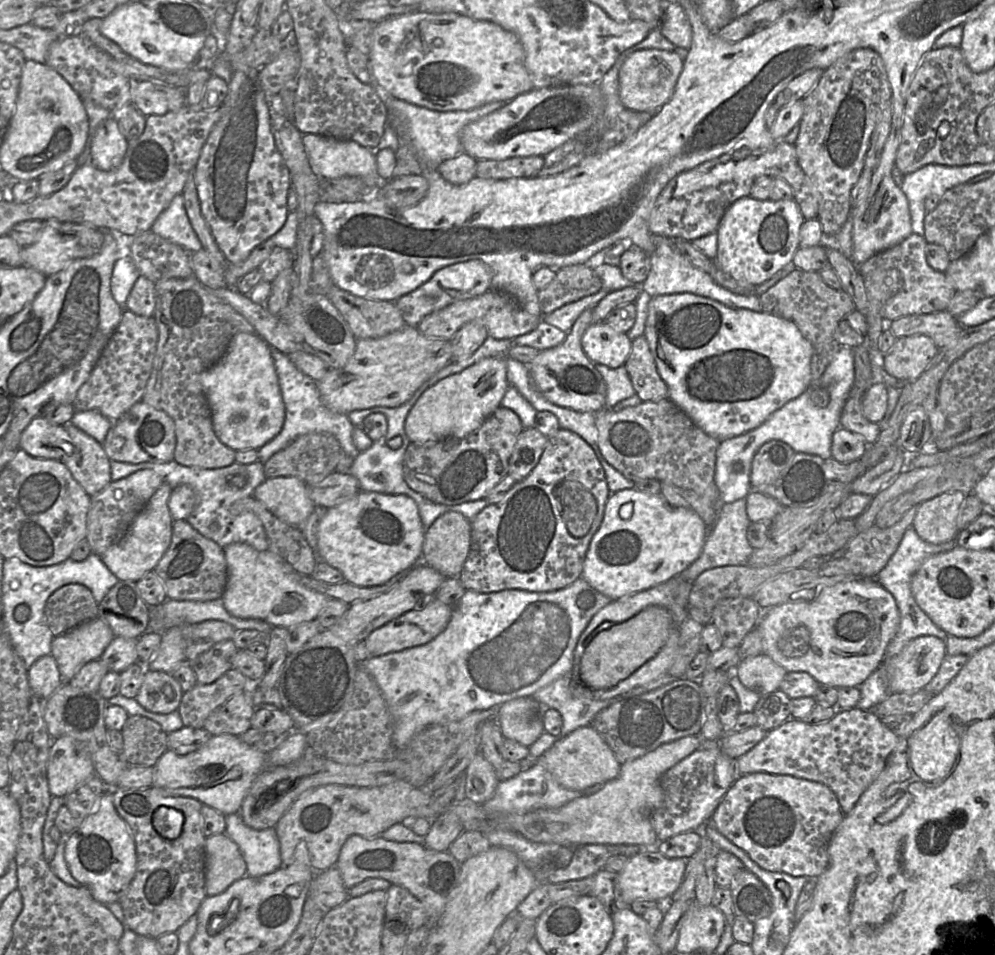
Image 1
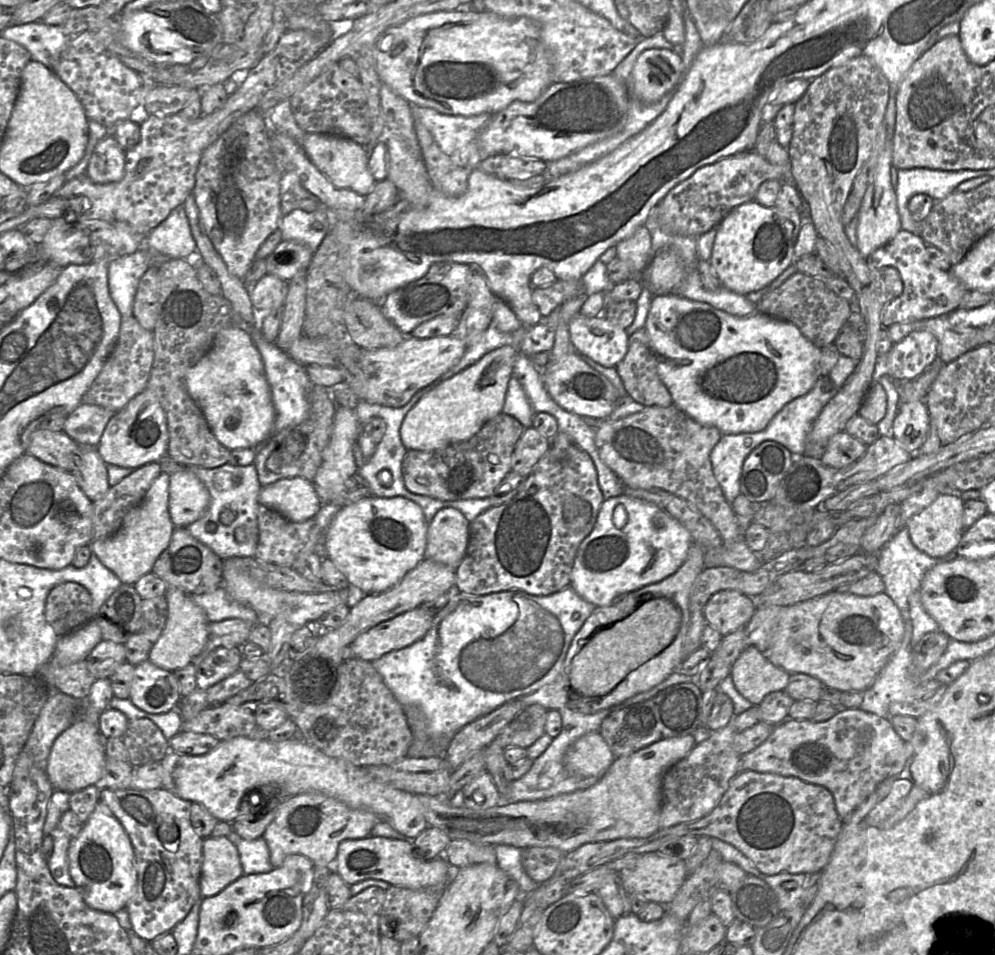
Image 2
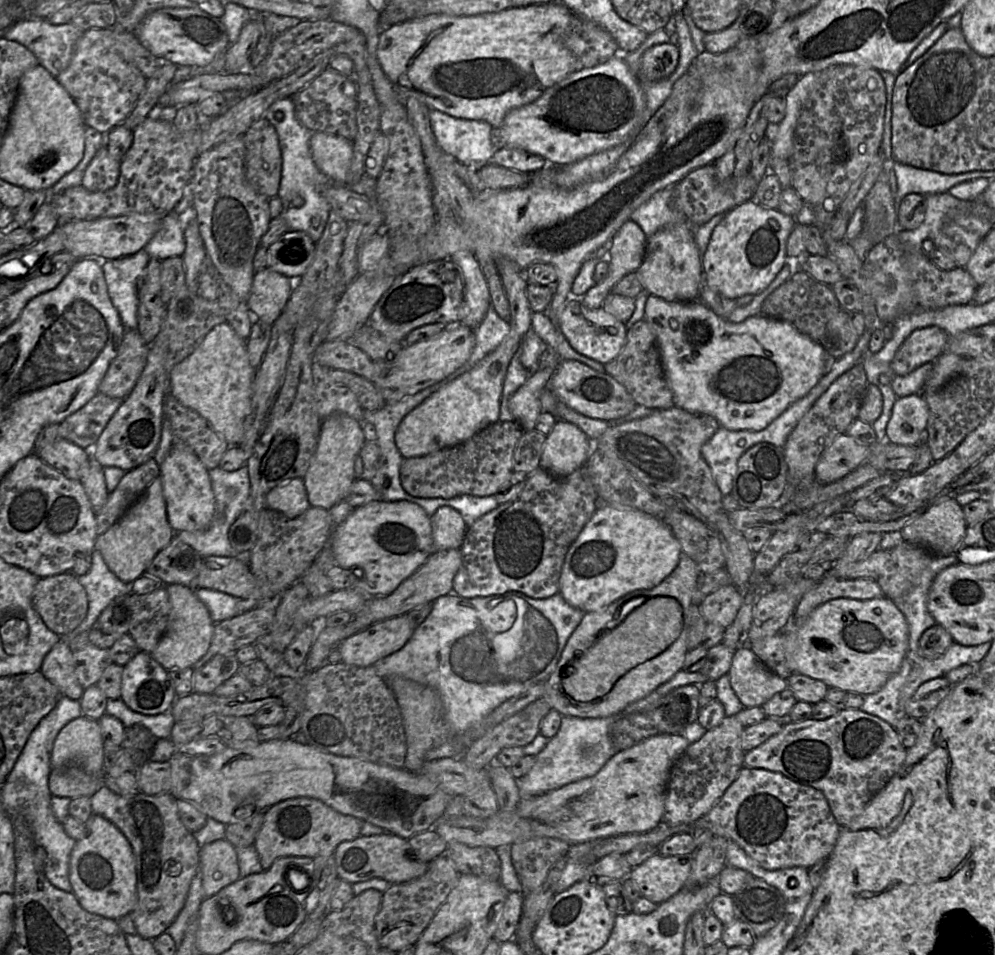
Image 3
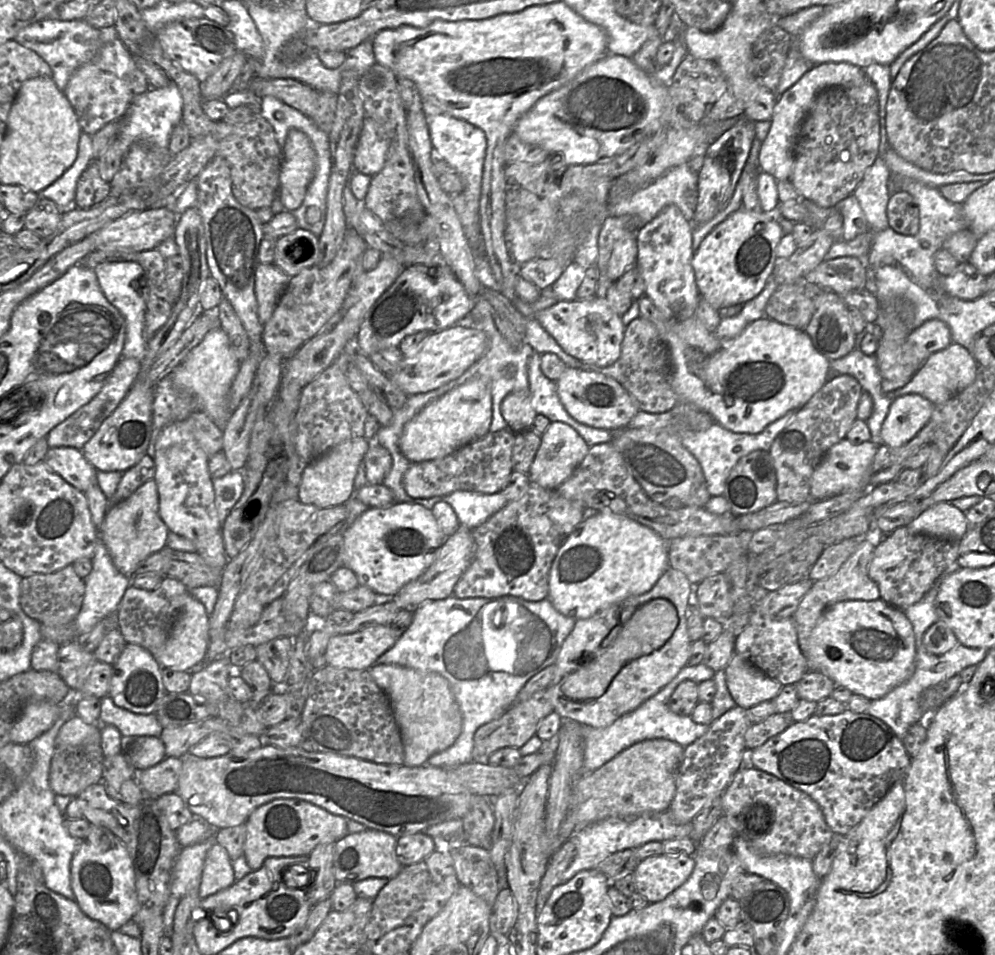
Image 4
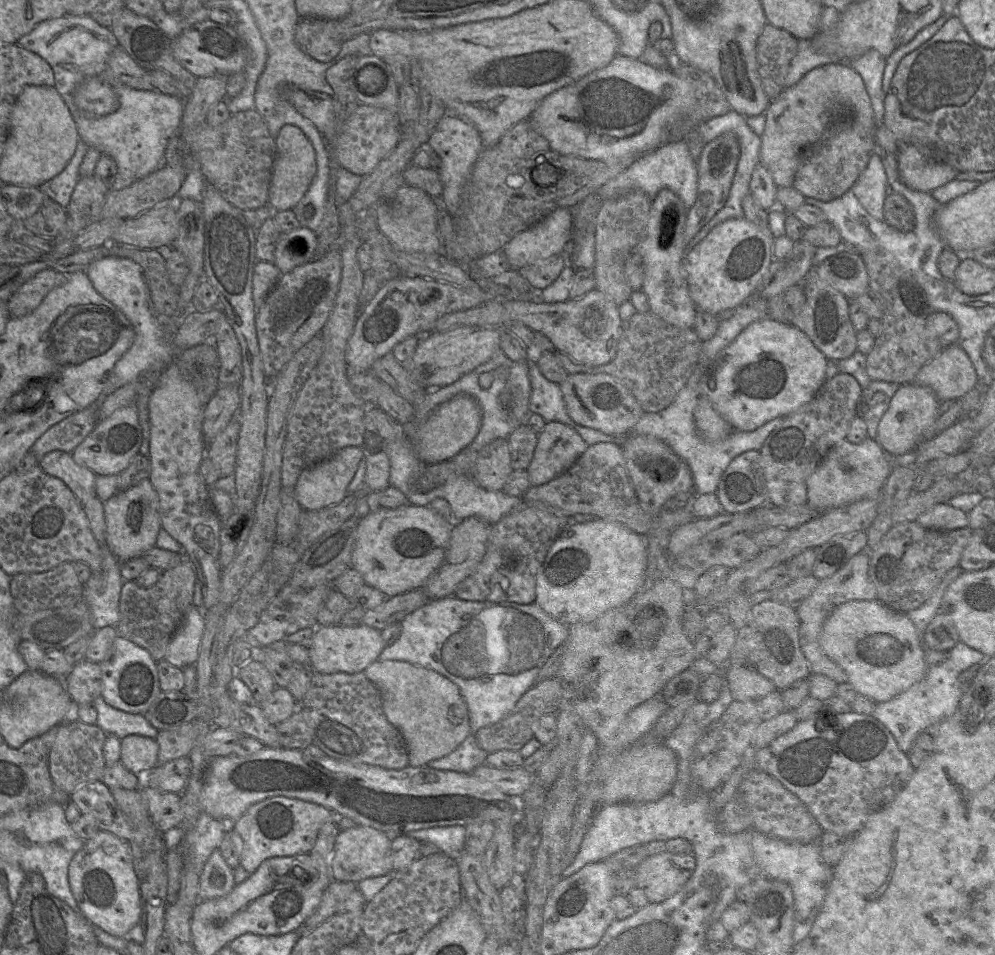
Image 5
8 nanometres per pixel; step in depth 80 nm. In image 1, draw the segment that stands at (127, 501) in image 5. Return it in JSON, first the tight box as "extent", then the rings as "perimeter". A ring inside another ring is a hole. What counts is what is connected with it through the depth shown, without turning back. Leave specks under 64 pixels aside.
{"extent":[101,482,173,581],"perimeter":[[[162,482],[142,511],[135,517],[124,537],[101,556],[102,562],[119,580],[138,581],[153,571],[171,542],[173,519],[168,509],[172,488]]]}

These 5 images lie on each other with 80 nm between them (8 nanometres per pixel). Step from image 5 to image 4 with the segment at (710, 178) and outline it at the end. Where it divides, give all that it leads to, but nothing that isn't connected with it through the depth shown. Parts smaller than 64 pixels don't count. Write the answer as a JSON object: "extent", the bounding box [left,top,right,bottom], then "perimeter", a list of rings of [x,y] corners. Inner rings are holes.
{"extent":[691,117,755,226],"perimeter":[[[741,117],[733,127],[708,146],[702,167],[698,171],[698,195],[691,221],[694,226],[708,222],[728,204],[748,159],[754,138],[755,122]]]}

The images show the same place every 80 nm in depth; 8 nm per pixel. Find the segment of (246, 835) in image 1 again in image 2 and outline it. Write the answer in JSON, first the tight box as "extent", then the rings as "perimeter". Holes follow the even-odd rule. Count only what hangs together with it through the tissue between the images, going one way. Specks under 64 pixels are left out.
{"extent":[228,830,274,875],"perimeter":[[[231,830],[228,838],[237,847],[243,875],[268,873],[274,869],[270,861],[268,845],[263,837],[248,841]]]}

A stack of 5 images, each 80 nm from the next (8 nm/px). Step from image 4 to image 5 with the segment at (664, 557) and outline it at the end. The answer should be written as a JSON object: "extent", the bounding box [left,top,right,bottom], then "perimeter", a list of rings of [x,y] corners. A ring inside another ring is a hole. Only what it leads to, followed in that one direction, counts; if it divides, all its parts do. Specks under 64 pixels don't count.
{"extent":[535,518,647,627],"perimeter":[[[600,518],[570,524],[553,542],[538,571],[535,602],[569,627],[591,622],[641,591],[646,561],[647,539],[624,526]]]}

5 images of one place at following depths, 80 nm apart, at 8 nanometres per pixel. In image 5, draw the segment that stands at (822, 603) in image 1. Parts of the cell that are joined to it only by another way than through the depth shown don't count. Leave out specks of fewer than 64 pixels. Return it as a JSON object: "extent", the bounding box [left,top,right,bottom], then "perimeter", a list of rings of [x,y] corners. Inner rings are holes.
{"extent":[820,600,927,703],"perimeter":[[[878,600],[850,601],[836,607],[826,619],[820,635],[824,653],[846,673],[858,695],[882,703],[889,701],[919,682],[927,671],[924,652],[921,648],[918,631],[906,614],[896,612]]]}

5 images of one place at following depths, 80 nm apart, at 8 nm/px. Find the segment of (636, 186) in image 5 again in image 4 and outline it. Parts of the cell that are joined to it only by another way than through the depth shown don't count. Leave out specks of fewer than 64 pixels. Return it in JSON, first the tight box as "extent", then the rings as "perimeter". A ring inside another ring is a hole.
{"extent":[607,163,698,225],"perimeter":[[[688,163],[675,166],[660,177],[637,190],[627,198],[612,206],[607,205],[607,213],[611,216],[636,215],[645,225],[655,218],[666,206],[677,206],[684,217],[692,221],[698,195],[698,173]]]}

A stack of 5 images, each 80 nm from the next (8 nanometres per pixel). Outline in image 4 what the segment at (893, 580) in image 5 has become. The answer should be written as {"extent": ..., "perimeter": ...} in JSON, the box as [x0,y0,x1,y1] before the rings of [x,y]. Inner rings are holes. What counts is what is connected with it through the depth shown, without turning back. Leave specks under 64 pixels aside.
{"extent":[868,526,959,610],"perimeter":[[[906,526],[898,527],[876,543],[868,575],[877,584],[880,599],[904,610],[919,602],[939,576],[958,560],[959,546],[959,540],[910,532]]]}

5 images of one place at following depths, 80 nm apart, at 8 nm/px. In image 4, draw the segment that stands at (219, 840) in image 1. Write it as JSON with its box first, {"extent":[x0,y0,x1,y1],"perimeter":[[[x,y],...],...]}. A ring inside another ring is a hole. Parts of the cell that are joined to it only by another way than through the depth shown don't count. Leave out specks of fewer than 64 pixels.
{"extent":[198,843,235,899],"perimeter":[[[214,843],[206,854],[198,891],[199,898],[204,899],[214,895],[230,887],[235,881],[233,861],[227,850],[220,844]]]}

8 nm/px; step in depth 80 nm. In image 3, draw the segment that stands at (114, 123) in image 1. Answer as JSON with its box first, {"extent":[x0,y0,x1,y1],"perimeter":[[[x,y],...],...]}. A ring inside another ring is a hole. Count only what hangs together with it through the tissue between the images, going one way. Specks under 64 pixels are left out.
{"extent":[81,145,121,192],"perimeter":[[[103,145],[86,168],[81,185],[90,192],[107,191],[117,184],[120,166],[121,161],[114,158]]]}

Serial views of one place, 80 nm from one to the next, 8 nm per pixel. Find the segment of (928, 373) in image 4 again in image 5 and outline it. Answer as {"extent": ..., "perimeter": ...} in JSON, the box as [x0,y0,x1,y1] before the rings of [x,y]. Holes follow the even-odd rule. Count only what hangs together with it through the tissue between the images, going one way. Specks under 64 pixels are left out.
{"extent":[913,344,977,402],"perimeter":[[[953,344],[924,365],[913,383],[932,389],[941,402],[964,397],[977,386],[977,375],[966,352]]]}

